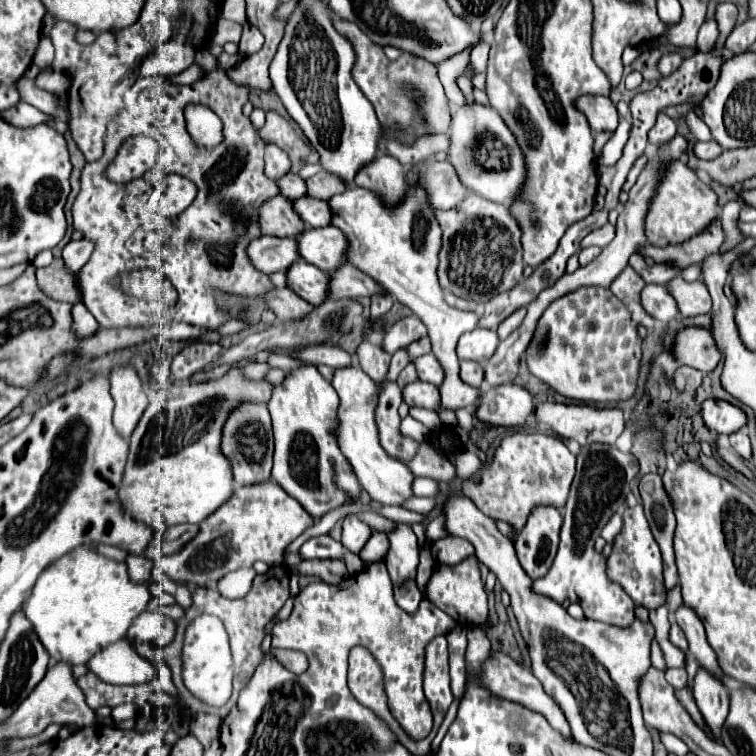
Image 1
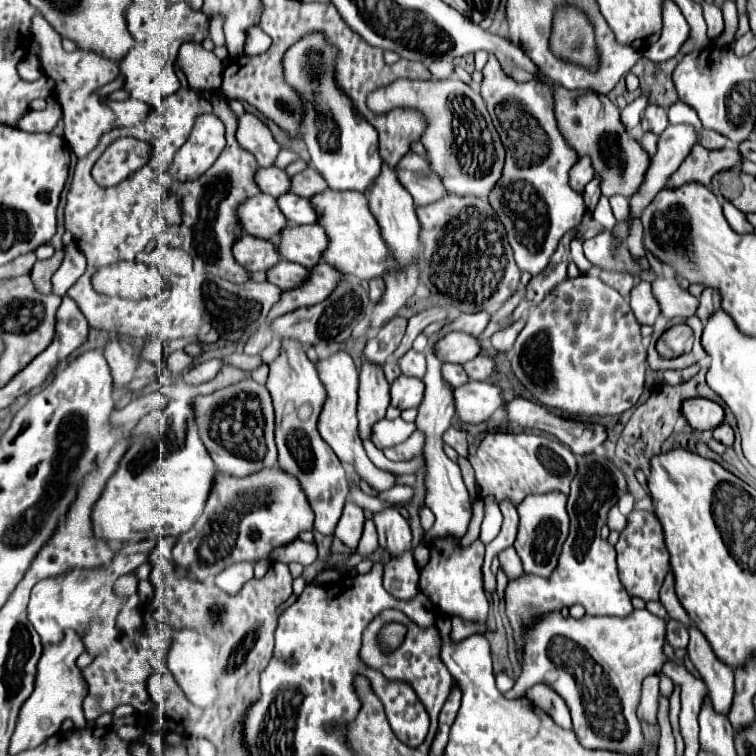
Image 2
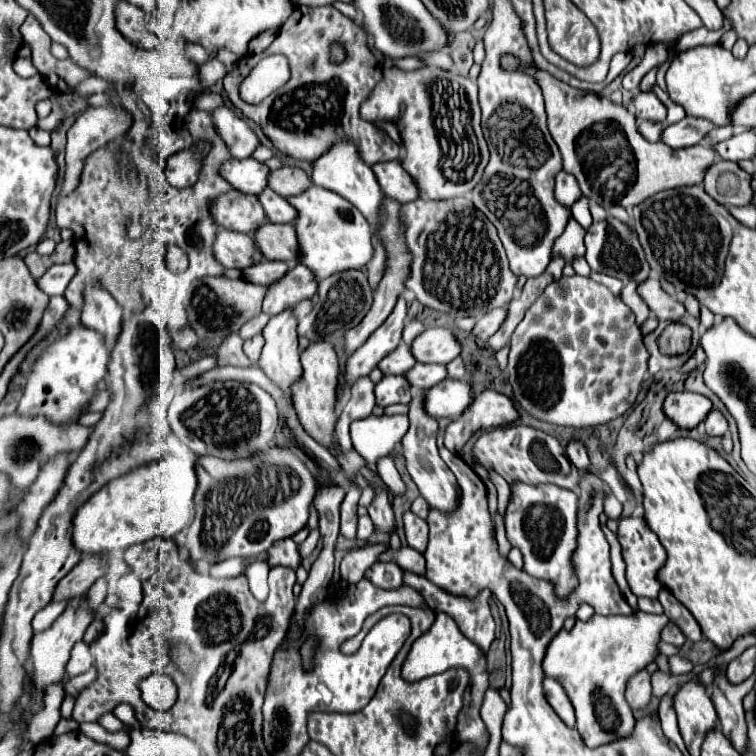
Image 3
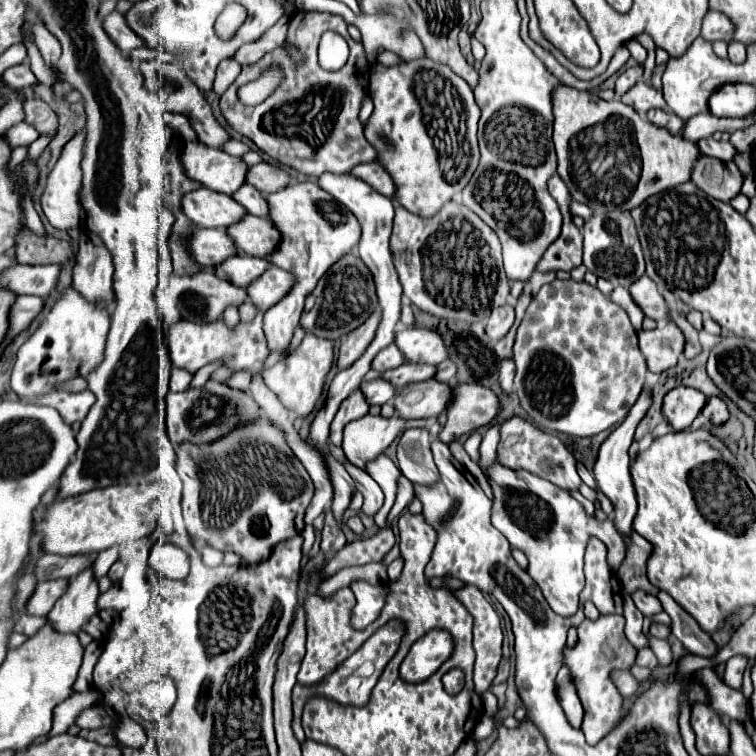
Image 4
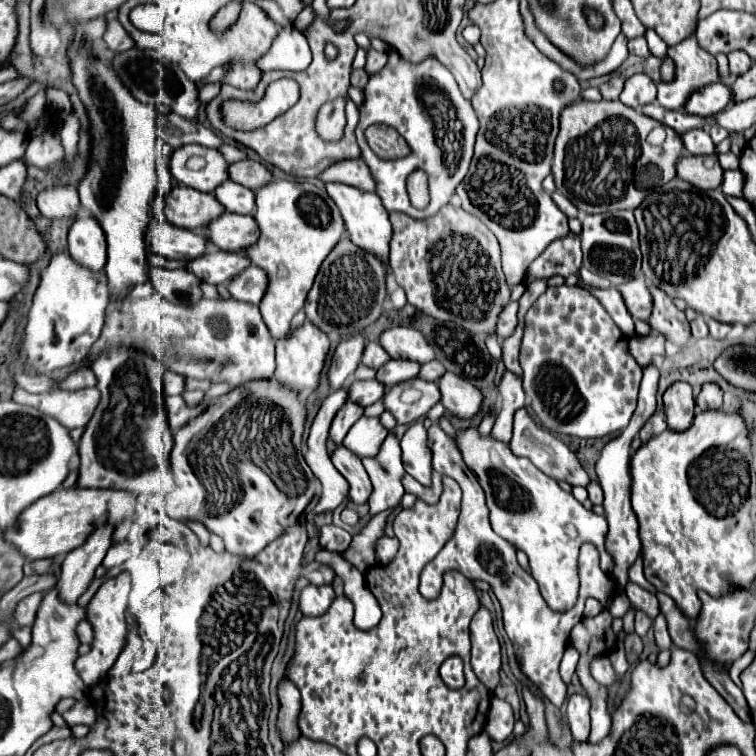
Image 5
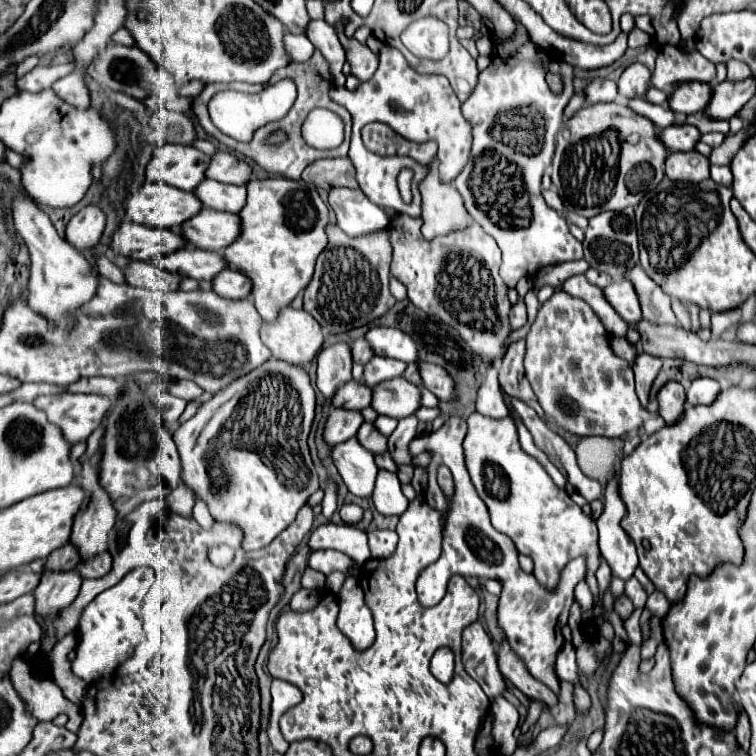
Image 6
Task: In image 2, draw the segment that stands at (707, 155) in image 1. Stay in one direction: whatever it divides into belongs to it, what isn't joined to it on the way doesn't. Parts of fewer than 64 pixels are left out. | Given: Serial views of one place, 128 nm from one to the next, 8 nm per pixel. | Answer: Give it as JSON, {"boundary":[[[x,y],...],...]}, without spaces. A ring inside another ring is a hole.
{"boundary":[[[704,130],[702,136],[700,136],[700,144],[708,150],[720,150],[720,148],[726,148],[730,146],[730,142],[726,138],[722,138],[720,134],[712,132],[712,130]]]}

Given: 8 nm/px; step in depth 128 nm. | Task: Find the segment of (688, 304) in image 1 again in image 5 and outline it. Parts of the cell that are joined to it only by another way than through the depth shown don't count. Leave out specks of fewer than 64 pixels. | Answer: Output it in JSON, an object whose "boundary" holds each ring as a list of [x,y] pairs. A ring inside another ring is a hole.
{"boundary":[[[644,276],[632,278],[626,284],[620,284],[618,290],[620,290],[620,294],[622,294],[624,302],[626,302],[628,312],[634,318],[648,320],[648,316],[652,314],[652,294],[648,292],[648,284],[646,284]]]}

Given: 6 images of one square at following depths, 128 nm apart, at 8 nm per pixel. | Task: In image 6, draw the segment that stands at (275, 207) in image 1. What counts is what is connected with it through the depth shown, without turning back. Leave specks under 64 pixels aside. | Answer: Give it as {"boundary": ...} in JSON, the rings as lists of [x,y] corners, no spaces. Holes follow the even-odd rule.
{"boundary":[[[146,182],[126,204],[126,214],[134,222],[172,232],[178,232],[200,210],[202,204],[194,192],[184,192],[162,182]]]}

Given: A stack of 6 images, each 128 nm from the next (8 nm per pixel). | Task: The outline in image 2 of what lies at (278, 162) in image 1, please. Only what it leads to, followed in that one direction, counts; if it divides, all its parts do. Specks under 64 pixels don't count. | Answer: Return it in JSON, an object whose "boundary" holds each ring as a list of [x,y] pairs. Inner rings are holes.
{"boundary":[[[254,114],[238,116],[238,132],[236,138],[242,148],[252,152],[262,168],[270,168],[276,162],[280,152],[280,144],[274,140],[270,128]]]}

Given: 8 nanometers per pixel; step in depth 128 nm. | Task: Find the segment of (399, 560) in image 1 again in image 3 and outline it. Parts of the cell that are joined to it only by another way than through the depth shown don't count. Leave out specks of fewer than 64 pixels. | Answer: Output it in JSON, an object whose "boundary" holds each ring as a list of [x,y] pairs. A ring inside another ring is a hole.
{"boundary":[[[374,486],[376,490],[376,498],[374,502],[368,506],[368,514],[376,526],[378,532],[384,532],[384,534],[394,534],[398,530],[396,526],[396,518],[394,518],[394,510],[392,510],[392,504],[388,500],[388,494],[384,490],[380,490],[378,486]]]}

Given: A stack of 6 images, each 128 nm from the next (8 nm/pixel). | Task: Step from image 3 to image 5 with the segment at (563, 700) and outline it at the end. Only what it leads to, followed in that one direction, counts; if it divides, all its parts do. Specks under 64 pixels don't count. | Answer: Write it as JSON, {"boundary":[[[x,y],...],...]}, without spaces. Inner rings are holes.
{"boundary":[[[568,648],[564,652],[564,658],[562,658],[562,664],[560,664],[560,676],[566,684],[572,682],[572,676],[574,676],[574,670],[576,670],[576,664],[578,664],[578,652],[576,648]],[[582,694],[568,696],[566,718],[568,718],[568,724],[570,724],[574,740],[578,740],[578,742],[588,740],[588,734],[590,734],[588,710],[590,710],[590,700],[586,696],[582,696]]]}

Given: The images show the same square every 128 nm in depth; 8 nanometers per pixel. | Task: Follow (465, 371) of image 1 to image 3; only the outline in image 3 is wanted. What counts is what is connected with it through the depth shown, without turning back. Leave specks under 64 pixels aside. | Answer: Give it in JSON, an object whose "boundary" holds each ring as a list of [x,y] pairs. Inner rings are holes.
{"boundary":[[[416,364],[406,378],[410,380],[414,390],[432,388],[432,384],[440,384],[440,380],[448,378],[448,370],[444,364]]]}

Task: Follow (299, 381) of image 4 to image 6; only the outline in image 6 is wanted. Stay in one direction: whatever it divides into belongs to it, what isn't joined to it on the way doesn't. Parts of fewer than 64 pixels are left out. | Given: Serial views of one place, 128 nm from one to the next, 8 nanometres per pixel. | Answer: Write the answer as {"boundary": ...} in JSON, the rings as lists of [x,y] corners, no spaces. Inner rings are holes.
{"boundary":[[[290,306],[280,312],[276,322],[264,324],[260,336],[276,360],[296,366],[310,364],[324,344],[320,324],[306,310],[294,310]]]}

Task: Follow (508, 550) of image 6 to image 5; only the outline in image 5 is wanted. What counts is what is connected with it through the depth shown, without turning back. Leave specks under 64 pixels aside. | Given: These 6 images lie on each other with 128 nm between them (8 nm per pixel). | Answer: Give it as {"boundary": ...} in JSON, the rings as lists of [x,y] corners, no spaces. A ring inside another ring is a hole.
{"boundary":[[[432,424],[428,430],[428,438],[432,442],[432,486],[424,488],[426,492],[414,492],[420,500],[426,504],[436,504],[440,500],[440,490],[442,490],[442,478],[450,476],[454,478],[460,488],[462,488],[462,512],[458,518],[458,526],[454,530],[454,536],[444,544],[444,548],[436,554],[432,562],[426,564],[420,575],[419,592],[426,599],[434,599],[439,596],[439,588],[442,586],[442,572],[444,570],[458,570],[470,580],[484,580],[490,584],[492,592],[496,594],[498,602],[502,604],[502,614],[504,614],[504,630],[508,638],[514,644],[514,652],[518,658],[518,664],[522,672],[538,686],[544,698],[548,698],[556,708],[560,708],[567,696],[567,685],[562,682],[558,674],[558,666],[562,660],[562,654],[568,644],[568,634],[570,630],[582,620],[582,610],[586,598],[598,598],[602,602],[603,608],[608,609],[610,602],[616,592],[616,584],[610,579],[607,573],[600,570],[600,556],[594,544],[584,544],[580,548],[580,598],[576,606],[570,610],[570,614],[556,614],[550,610],[540,596],[536,580],[522,570],[522,566],[516,562],[516,548],[500,538],[488,522],[488,506],[484,500],[484,490],[480,488],[478,480],[474,474],[468,474],[462,470],[458,462],[462,462],[460,450],[444,434],[444,430],[438,424]]]}

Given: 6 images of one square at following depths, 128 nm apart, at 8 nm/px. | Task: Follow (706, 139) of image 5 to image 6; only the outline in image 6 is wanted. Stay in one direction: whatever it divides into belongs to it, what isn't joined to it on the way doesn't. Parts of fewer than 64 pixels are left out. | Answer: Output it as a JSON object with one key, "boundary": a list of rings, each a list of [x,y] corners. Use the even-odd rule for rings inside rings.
{"boundary":[[[676,124],[660,130],[660,140],[664,140],[664,146],[674,152],[690,152],[694,150],[696,142],[700,140],[700,132],[696,126],[690,124]]]}

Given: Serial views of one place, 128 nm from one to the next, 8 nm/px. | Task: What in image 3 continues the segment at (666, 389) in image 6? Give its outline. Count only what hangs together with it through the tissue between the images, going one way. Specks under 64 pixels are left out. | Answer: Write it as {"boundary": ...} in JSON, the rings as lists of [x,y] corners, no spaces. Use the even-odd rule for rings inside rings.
{"boundary":[[[672,392],[664,402],[664,414],[668,414],[668,418],[674,420],[682,430],[696,428],[702,420],[706,420],[710,410],[712,402],[694,392]]]}

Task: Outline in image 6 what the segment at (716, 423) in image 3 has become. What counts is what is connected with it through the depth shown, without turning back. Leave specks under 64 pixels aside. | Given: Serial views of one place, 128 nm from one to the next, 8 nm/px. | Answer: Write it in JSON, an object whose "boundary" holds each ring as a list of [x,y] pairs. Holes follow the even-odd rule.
{"boundary":[[[696,378],[690,386],[690,390],[686,392],[686,400],[688,404],[696,406],[696,404],[712,404],[716,400],[716,396],[720,394],[720,384],[712,378]]]}

